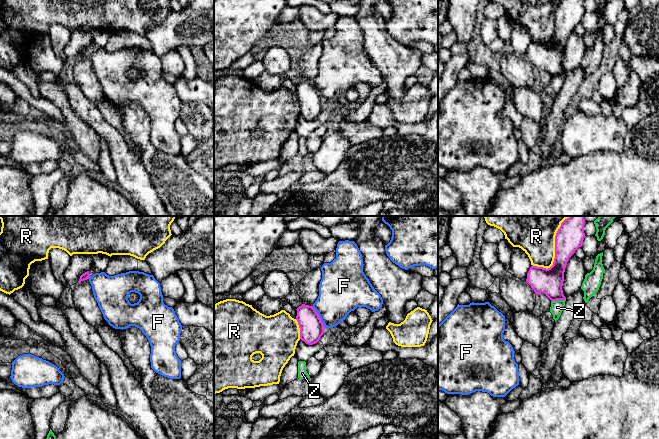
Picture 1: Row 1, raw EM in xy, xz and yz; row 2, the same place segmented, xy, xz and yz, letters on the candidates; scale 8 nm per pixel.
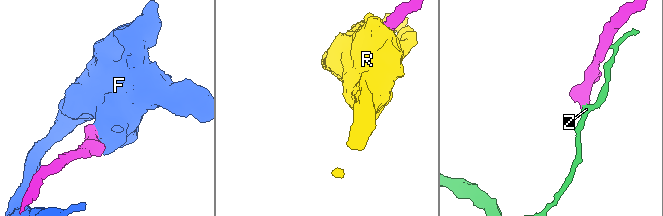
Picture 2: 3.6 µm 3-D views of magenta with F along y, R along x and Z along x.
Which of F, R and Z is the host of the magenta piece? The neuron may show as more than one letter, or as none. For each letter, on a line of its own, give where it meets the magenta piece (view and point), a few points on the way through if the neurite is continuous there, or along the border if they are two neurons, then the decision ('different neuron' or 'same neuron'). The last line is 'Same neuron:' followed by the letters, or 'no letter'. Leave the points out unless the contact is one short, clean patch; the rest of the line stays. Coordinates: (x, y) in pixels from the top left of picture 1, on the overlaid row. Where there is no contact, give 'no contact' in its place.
F: xz (319, 317) | along xz (312, 306), (325, 327) | different neuron
R: yz (555, 249) | different neuron
Z: yz (558, 299) | along yz (565, 299), (557, 299), (551, 302) | different neuron
Same neuron: no letter

